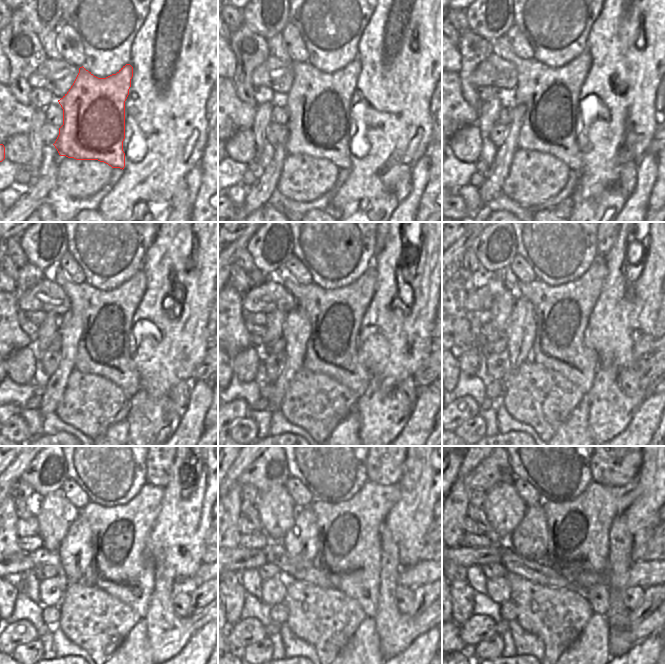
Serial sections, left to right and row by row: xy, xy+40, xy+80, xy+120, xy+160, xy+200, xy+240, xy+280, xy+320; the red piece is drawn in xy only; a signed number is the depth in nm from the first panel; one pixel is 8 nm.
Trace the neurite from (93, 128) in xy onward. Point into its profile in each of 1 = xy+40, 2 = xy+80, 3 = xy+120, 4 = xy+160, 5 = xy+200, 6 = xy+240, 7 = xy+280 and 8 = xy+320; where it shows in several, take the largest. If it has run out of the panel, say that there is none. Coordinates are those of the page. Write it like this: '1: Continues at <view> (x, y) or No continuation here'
1: Continues at xy+40 (318, 104)
2: Continues at xy+80 (550, 96)
3: Continues at xy+120 (107, 315)
4: Continues at xy+160 (335, 316)
5: Continues at xy+200 (562, 312)
6: Continues at xy+240 (121, 565)
7: Continues at xy+280 (349, 532)
8: Continues at xy+320 (578, 529)

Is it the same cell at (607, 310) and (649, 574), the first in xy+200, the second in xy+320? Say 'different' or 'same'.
different

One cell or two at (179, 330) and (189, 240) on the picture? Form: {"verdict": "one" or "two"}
{"verdict": "one"}

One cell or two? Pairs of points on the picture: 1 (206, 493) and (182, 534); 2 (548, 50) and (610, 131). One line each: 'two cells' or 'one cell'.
1: one cell
2: two cells

